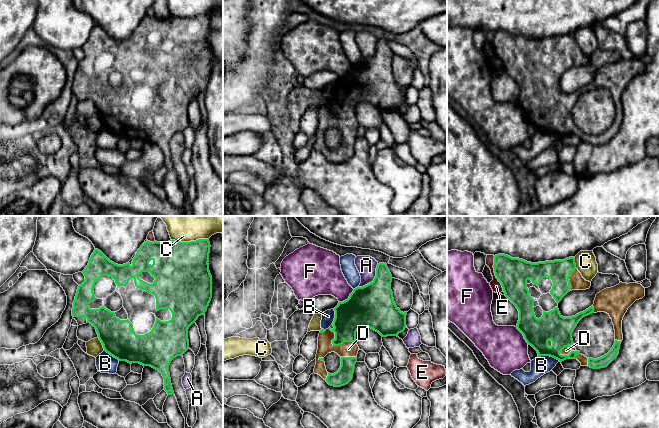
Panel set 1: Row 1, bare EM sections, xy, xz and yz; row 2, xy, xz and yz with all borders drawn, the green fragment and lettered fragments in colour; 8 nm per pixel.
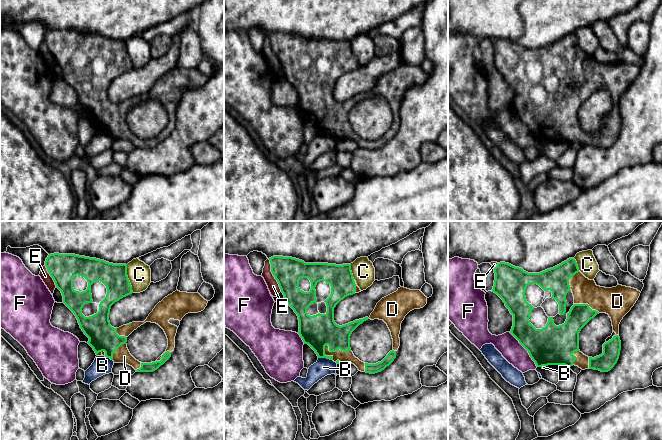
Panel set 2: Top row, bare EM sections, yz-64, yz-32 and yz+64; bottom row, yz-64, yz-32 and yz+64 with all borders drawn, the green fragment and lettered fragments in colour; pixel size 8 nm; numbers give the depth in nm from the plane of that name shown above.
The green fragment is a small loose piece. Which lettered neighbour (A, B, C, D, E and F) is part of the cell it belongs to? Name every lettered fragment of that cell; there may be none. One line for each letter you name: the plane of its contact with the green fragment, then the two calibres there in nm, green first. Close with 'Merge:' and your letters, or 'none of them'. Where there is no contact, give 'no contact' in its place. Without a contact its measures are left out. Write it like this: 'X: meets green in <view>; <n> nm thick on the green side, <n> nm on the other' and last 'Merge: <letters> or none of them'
D: meets green in xz; 240 nm thick on the green side, 130 nm on the other
Merge: D

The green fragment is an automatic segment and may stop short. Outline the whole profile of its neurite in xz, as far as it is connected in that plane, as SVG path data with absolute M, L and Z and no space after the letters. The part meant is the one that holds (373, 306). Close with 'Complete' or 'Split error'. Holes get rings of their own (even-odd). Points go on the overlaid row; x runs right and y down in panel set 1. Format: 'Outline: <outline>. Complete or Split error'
Outline: M379 263L374 280L363 287L355 288L347 300L339 302L334 308L335 318L332 325L326 330L320 330L314 373L320 375L329 385L341 387L352 380L359 351L356 332L360 327L369 327L382 337L398 337L398 334L405 330L407 312L401 312L396 306L391 282L392 275L386 263ZM331 352L335 352L341 357L341 366L334 374L327 372L324 362L324 357Z. Split error

